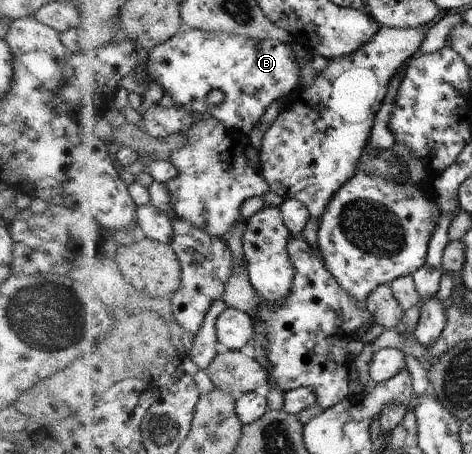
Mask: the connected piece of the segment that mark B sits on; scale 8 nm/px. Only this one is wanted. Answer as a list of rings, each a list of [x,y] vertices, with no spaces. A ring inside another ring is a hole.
[[[192,27],[184,28],[170,41],[156,46],[147,53],[145,60],[148,80],[160,83],[164,93],[170,94],[176,105],[198,114],[212,113],[232,130],[240,130],[247,135],[256,129],[255,125],[262,121],[274,101],[289,96],[298,87],[302,73],[291,45],[283,41],[246,38],[224,32],[194,30]],[[216,90],[223,91],[226,95],[222,105],[214,106],[210,103],[210,94]]]

